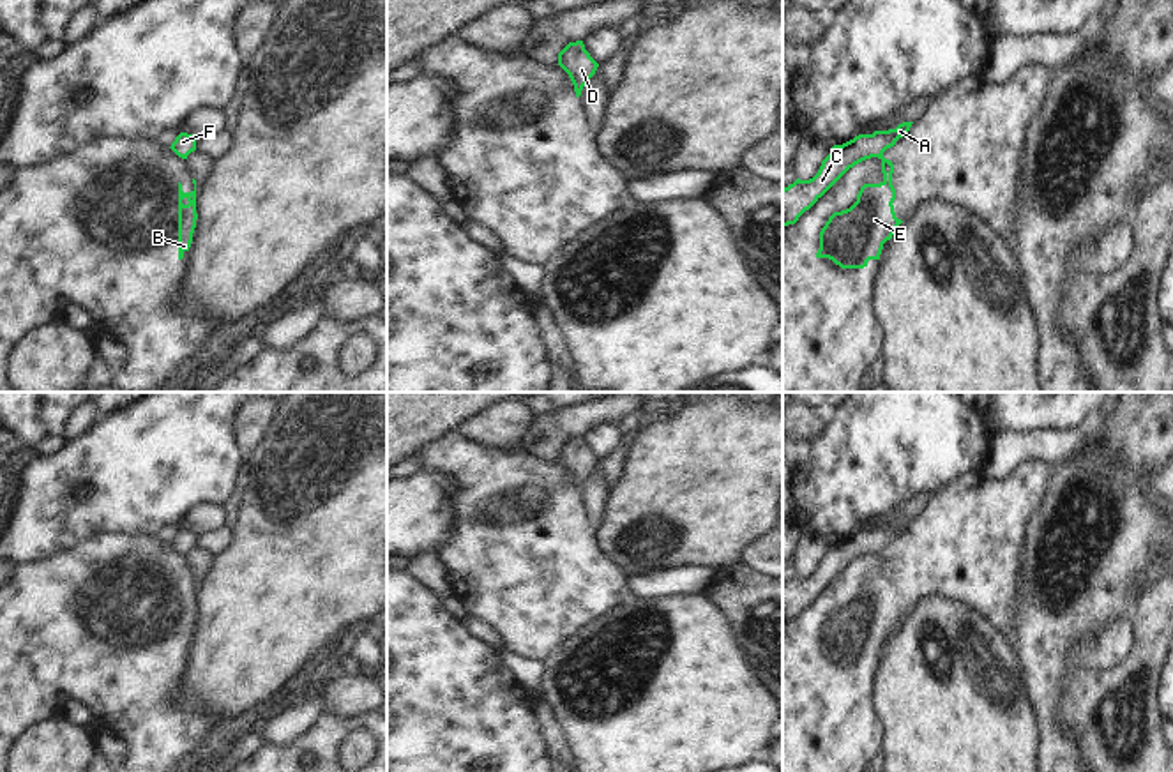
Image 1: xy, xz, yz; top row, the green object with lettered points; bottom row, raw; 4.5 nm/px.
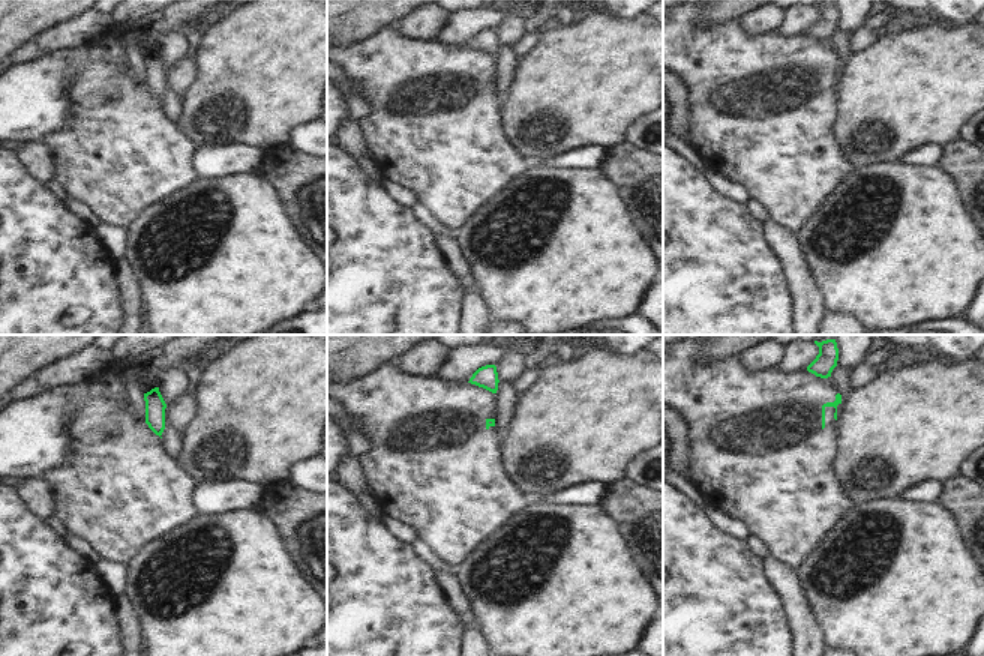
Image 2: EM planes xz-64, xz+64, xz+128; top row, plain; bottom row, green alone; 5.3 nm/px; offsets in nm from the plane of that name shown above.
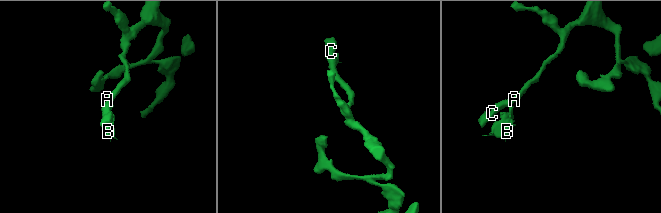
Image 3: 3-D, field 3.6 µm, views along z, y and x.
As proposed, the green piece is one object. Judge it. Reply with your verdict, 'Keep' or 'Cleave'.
Cleave.

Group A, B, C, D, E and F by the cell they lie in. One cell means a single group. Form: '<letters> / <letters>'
A C D F / B E

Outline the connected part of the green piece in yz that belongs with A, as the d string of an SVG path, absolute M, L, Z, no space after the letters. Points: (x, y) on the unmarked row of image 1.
M903 518L896 525L859 530L843 541L834 541L813 574L797 574L783 585L783 622L795 620L850 564L883 551L910 526L912 519Z

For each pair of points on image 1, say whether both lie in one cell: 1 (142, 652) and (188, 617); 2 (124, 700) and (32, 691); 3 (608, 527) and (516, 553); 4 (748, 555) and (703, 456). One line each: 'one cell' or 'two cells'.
1: one cell
2: one cell
3: two cells
4: two cells

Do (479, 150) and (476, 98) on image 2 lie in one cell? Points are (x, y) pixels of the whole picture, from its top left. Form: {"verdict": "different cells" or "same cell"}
{"verdict": "same cell"}

